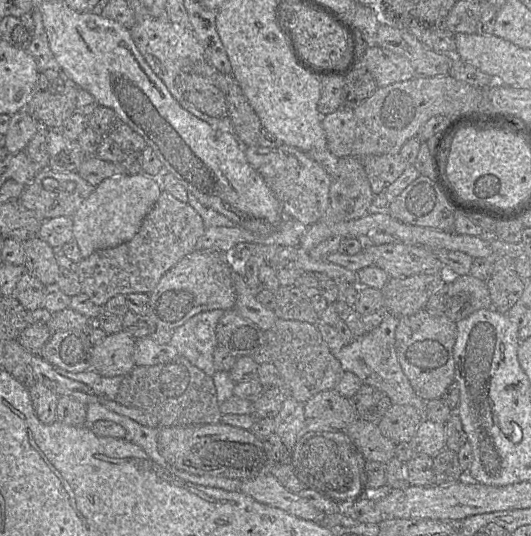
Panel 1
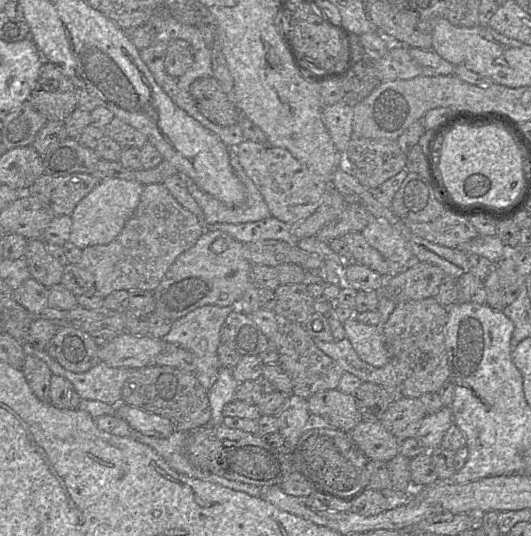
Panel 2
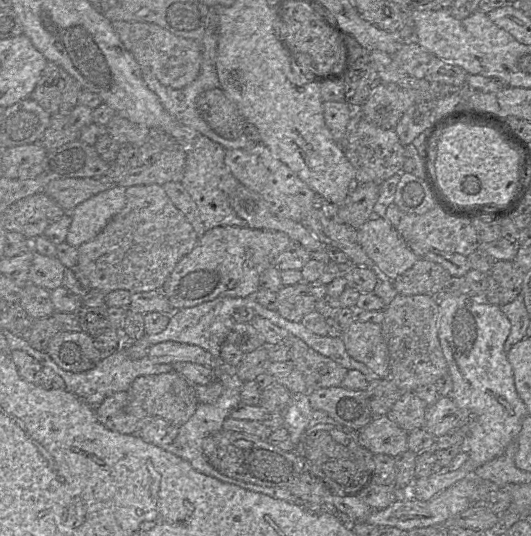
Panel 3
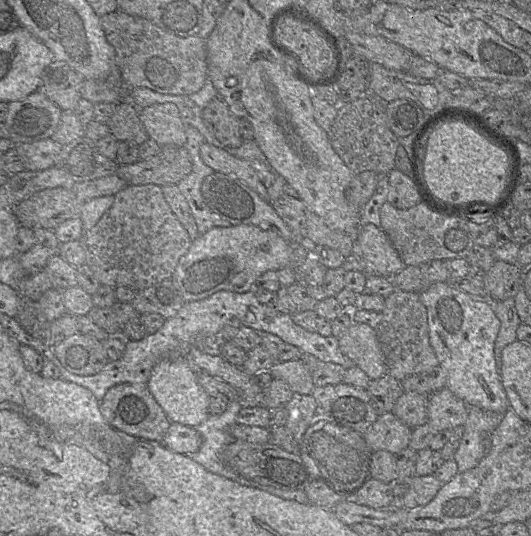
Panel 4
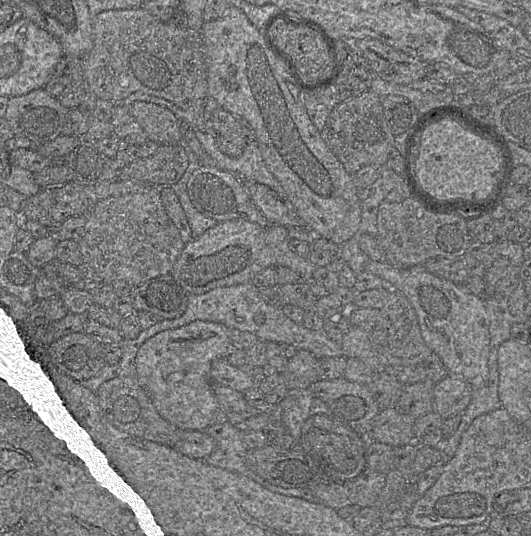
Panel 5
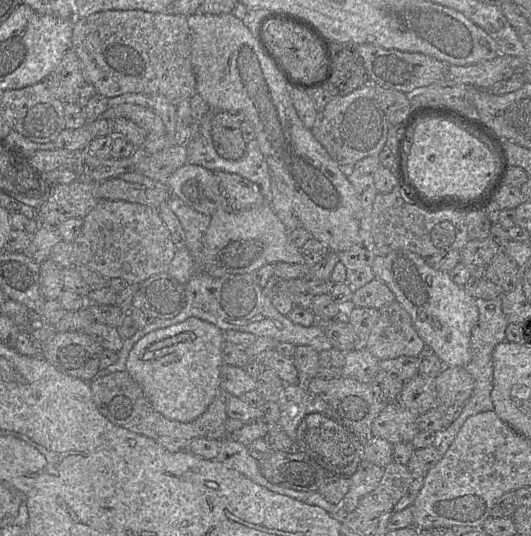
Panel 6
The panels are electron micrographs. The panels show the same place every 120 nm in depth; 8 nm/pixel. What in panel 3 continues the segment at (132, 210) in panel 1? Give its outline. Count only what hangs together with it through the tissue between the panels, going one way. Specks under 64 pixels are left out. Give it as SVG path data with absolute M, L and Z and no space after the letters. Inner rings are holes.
M115 185L79 204L71 212L66 242L74 247L96 238L126 203L126 188Z

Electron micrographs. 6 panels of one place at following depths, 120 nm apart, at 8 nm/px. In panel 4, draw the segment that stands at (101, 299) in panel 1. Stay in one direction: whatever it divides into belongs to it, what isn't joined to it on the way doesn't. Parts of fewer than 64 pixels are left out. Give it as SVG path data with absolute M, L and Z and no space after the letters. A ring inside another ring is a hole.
M155 184L128 185L115 195L112 206L95 226L86 231L80 241L85 250L85 265L101 285L111 288L129 287L135 291L149 288L171 276L192 240L167 203L161 186Z

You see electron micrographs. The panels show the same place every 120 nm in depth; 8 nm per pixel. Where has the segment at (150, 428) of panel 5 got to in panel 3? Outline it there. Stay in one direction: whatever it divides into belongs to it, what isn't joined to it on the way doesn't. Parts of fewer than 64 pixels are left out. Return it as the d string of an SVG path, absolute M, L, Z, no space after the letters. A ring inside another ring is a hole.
M127 391L108 396L95 410L101 424L121 434L138 434L149 416Z

